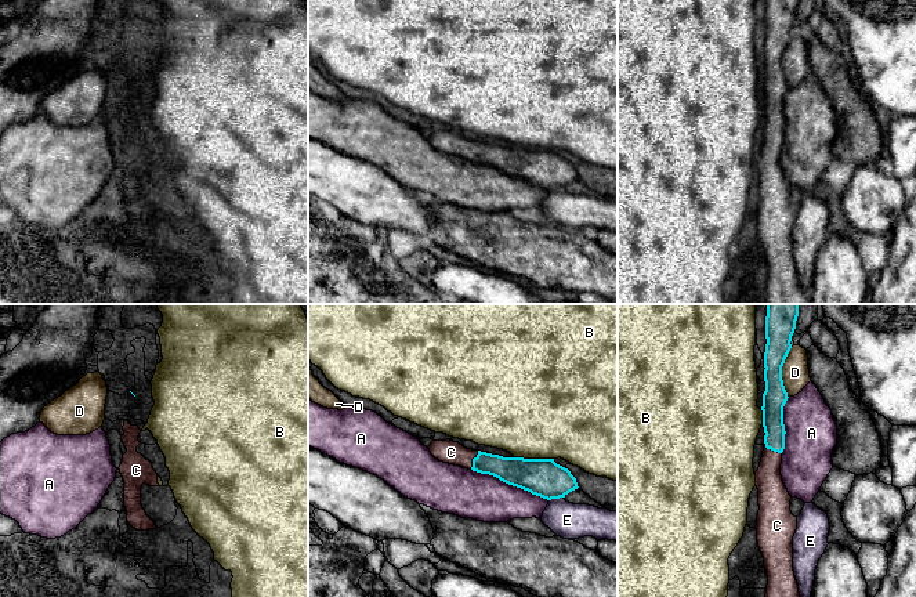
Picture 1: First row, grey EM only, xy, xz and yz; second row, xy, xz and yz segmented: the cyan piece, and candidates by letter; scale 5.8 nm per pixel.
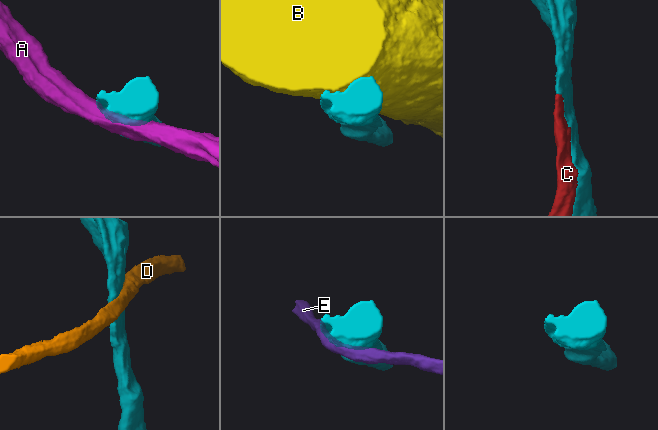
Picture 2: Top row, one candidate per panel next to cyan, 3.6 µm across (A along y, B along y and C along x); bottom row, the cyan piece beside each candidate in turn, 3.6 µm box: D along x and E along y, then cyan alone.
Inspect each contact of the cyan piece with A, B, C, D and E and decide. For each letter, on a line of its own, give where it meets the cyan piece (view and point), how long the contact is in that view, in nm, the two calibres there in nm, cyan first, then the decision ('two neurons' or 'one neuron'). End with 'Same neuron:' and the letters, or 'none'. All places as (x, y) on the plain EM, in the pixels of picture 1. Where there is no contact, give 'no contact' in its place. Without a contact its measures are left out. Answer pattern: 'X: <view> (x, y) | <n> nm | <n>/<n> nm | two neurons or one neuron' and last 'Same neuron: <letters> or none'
A: xz (510, 174) | 480 nm | 220/280 nm | two neurons
B: xz (533, 149) | 240 nm | 220/500 nm | two neurons
C: xz (473, 151) | 120 nm | 160/130 nm | one neuron
D: yz (781, 62) | 300 nm | 160/160 nm | two neurons
E: xz (556, 188) | 90 nm | 220/200 nm | two neurons
Same neuron: C

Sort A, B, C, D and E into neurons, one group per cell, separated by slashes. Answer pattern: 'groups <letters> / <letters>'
groups A D / B / C / E

